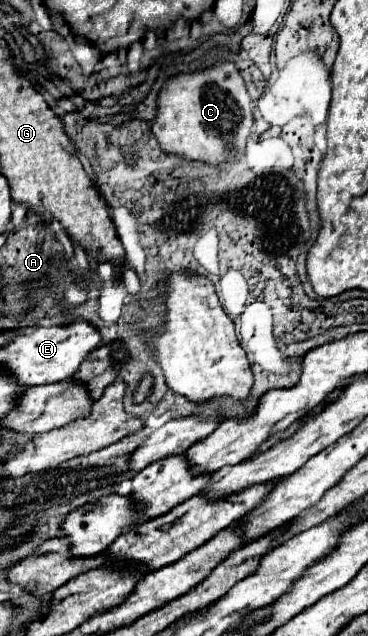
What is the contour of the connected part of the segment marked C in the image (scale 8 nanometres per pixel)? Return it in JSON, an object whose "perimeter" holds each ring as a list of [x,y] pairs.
{"perimeter":[[[221,62],[209,70],[175,76],[161,90],[153,134],[161,152],[211,166],[235,162],[253,138],[253,102],[235,64]]]}

